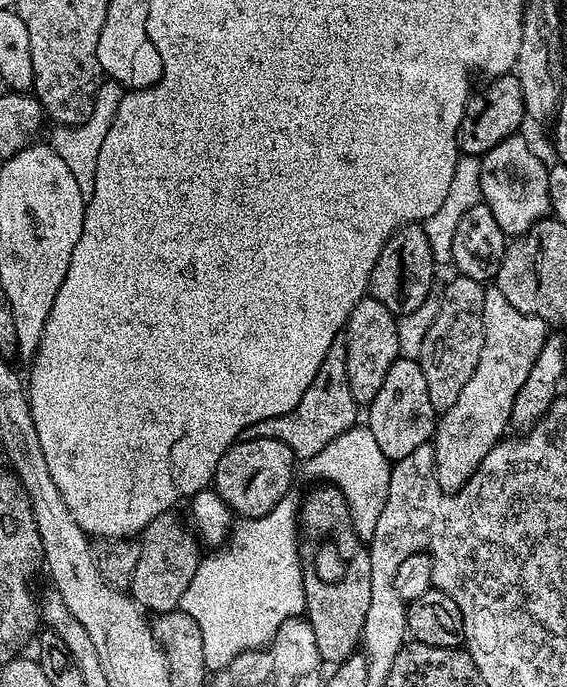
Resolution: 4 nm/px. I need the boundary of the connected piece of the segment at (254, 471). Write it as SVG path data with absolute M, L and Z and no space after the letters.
M274 438L239 439L222 454L216 467L214 490L228 503L237 517L257 520L270 514L284 496L292 489L292 475L298 472L298 457L292 453L286 442Z

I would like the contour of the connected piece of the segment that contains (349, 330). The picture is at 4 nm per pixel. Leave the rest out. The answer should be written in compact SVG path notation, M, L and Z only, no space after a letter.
M371 294L350 310L350 318L344 324L342 339L346 346L346 378L350 382L350 394L354 394L357 405L367 406L374 402L378 390L382 390L382 381L390 371L392 363L398 359L398 317L382 302L375 300Z

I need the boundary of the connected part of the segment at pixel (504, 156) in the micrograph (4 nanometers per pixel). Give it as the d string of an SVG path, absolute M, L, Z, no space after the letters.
M523 135L508 136L498 146L480 157L480 198L490 208L505 237L520 236L530 226L549 215L550 184L549 165L540 161L540 156L523 140Z

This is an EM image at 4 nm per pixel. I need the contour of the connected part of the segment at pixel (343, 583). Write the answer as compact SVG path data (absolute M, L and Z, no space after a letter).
M324 482L312 486L298 504L301 537L313 536L316 549L304 570L304 612L314 630L321 661L335 666L357 651L370 603L370 558L365 541L352 529L343 494Z

